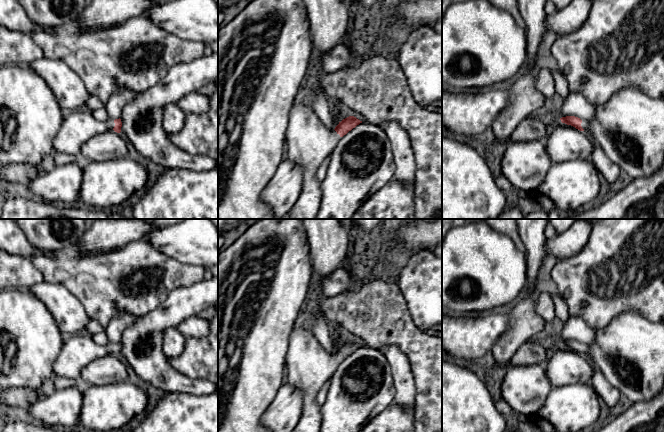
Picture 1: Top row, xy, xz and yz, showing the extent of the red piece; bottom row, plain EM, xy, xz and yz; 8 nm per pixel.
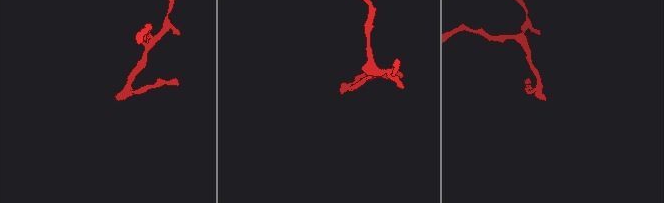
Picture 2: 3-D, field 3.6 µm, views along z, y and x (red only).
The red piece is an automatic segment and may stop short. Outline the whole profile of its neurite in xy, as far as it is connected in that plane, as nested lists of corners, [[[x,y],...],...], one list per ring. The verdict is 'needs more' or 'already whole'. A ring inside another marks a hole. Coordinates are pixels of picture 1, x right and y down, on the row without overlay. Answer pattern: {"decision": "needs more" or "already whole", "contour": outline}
{"decision": "needs more", "contour": [[[87,333],[70,335],[54,363],[53,372],[57,376],[80,381],[81,371],[87,364],[109,354],[120,357],[121,351],[120,342],[101,346],[96,344],[92,336]]]}

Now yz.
{"decision": "needs more", "contour": [[[575,340],[562,341],[560,342],[560,344],[562,347],[571,349],[580,355],[587,355],[588,353],[587,345],[581,344],[580,342],[575,341]]]}

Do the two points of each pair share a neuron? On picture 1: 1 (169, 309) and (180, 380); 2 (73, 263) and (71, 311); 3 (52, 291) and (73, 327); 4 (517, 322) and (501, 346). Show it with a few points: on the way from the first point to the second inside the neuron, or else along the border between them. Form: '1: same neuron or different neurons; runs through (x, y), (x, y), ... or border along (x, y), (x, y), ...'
1: same neuron; runs through (156, 328), (156, 360), (161, 365)
2: different neurons; border along (51, 283), (61, 283), (80, 302), (86, 313)
3: same neuron; runs through (59, 300), (71, 318)
4: same neuron; runs through (517, 328), (507, 340)

